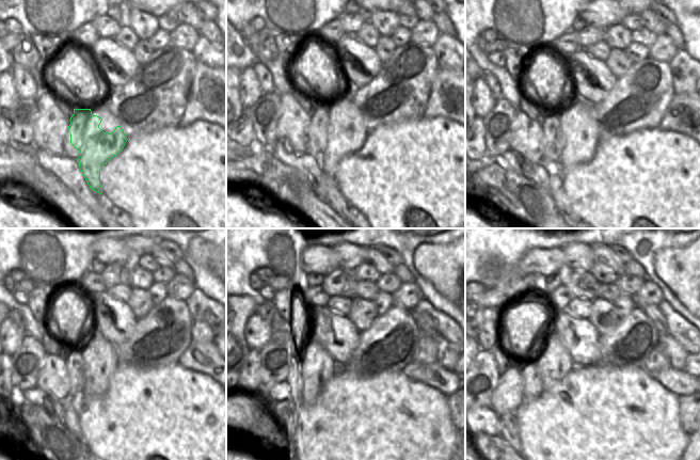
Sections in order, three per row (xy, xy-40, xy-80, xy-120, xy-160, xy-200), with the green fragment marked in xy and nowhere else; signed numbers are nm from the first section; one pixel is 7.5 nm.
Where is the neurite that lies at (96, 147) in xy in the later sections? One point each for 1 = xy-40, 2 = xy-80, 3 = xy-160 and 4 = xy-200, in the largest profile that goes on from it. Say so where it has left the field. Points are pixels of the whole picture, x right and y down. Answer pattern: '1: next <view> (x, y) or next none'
1: next xy-40 (333, 145)
2: next xy-80 (573, 147)
3: next xy-160 (318, 367)
4: next xy-200 (554, 362)

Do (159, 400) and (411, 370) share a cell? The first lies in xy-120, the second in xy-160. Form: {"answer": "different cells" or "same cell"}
{"answer": "different cells"}

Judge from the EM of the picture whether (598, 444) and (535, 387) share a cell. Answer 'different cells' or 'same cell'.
different cells

